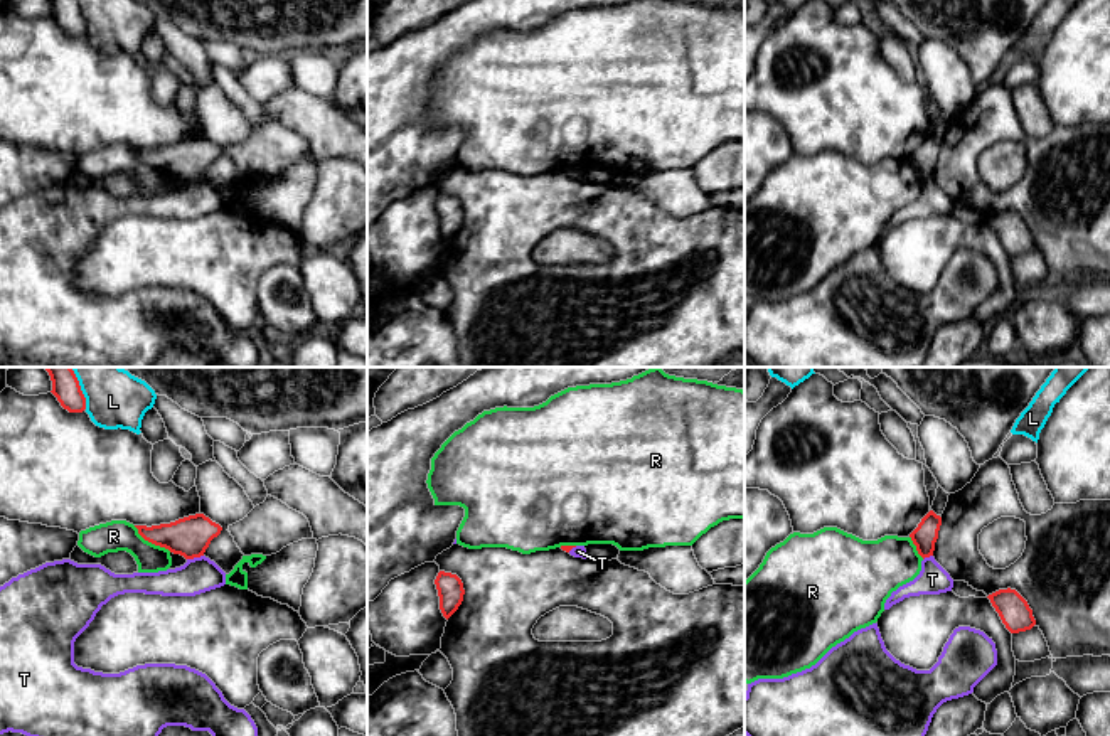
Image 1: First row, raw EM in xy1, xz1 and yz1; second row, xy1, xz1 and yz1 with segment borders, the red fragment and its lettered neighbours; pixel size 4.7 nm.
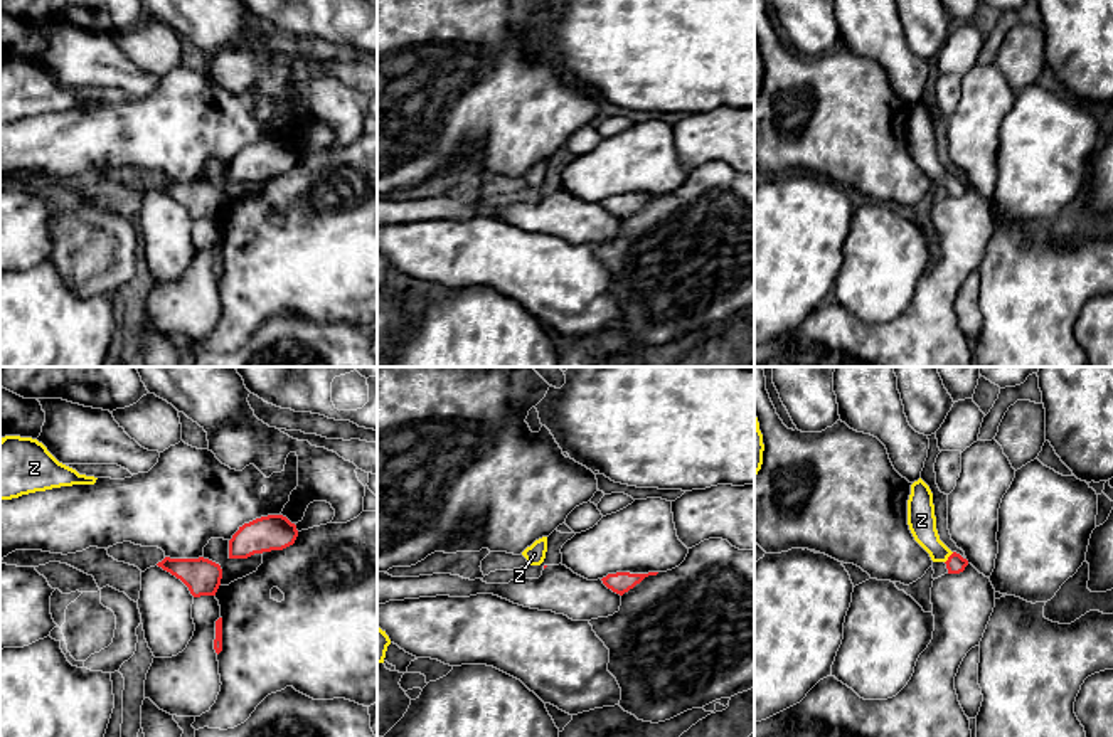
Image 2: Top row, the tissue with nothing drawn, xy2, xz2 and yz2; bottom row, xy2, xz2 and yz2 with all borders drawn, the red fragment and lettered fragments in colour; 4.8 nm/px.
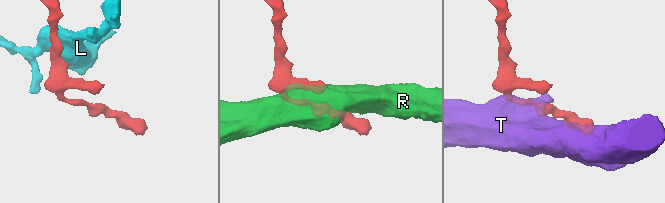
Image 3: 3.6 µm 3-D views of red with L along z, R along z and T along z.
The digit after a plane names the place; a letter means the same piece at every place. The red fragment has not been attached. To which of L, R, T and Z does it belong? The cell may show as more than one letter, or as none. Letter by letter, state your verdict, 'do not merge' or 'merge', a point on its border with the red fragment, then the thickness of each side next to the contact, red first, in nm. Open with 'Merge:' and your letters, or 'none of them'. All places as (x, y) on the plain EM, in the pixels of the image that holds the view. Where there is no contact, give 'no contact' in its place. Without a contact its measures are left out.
Merge: Z
L: do not merge; contact xy1 (81, 16); calibres 130 and 240 nm
R: do not merge; contact xy1 (152, 165); calibres 190 and 150 nm
T: do not merge; contact xy1 (194, 179); calibres 190 and 170 nm
Z: merge; contact yz2 (948, 180); calibres 90 and 140 nm

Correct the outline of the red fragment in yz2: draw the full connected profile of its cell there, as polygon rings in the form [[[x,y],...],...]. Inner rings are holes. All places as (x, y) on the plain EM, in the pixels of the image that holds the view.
[[[921,101],[911,108],[911,118],[908,123],[908,148],[914,163],[929,177],[933,185],[945,185],[948,197],[960,197],[965,194],[968,183],[960,177],[951,175],[940,163],[933,116]]]

